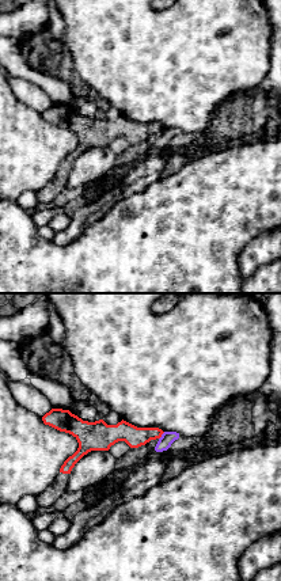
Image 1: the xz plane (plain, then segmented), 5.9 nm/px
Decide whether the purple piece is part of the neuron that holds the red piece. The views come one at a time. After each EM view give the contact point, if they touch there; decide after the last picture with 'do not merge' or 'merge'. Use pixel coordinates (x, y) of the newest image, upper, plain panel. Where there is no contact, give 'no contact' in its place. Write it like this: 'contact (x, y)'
contact (160, 132)

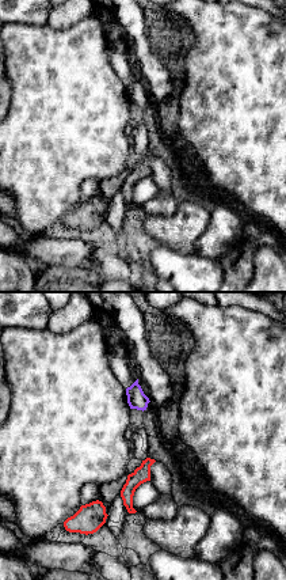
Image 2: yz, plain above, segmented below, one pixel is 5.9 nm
no contact

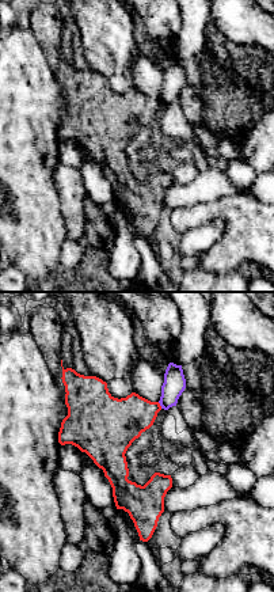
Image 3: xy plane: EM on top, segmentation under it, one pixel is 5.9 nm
contact (159, 101)

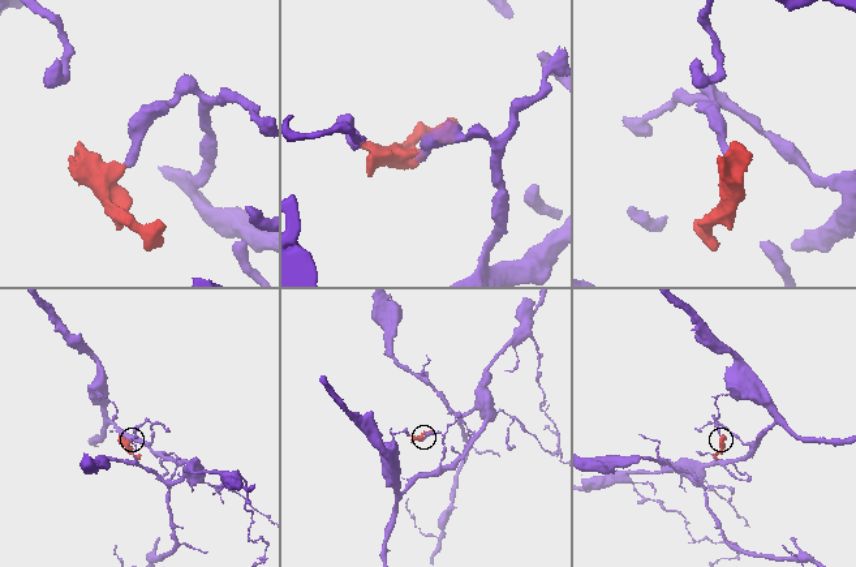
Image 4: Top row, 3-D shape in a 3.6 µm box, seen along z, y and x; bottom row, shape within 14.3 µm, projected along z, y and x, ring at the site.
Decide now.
do not merge

